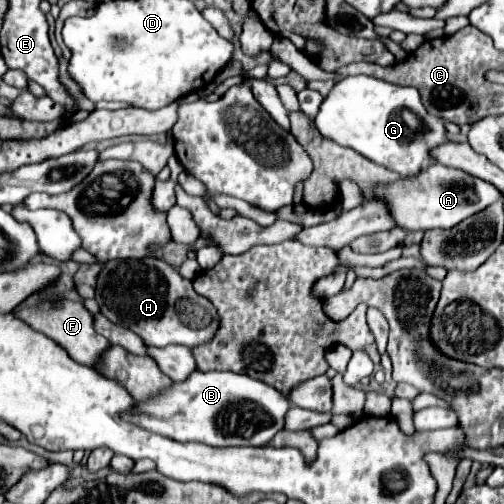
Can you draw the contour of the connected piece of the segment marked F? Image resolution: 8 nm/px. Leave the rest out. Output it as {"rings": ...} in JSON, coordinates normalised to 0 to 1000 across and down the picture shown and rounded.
{"rings":[[[125,597],[125,601],[113,601],[113,605],[81,601],[65,613],[42,613],[34,621],[34,629],[46,633],[69,657],[77,657],[77,661],[93,665],[97,673],[105,673],[109,681],[117,681],[141,704],[141,712],[149,712],[149,716],[157,716],[161,724],[173,724],[173,728],[192,728],[196,716],[200,716],[200,704],[220,688],[216,677],[188,657],[188,645],[185,645],[188,633],[165,609],[165,601],[149,601],[149,597]]]}

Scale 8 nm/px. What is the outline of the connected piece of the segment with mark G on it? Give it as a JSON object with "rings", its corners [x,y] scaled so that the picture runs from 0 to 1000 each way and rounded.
{"rings":[[[728,149],[665,165],[625,232],[625,248],[641,272],[704,296],[740,323],[792,343],[800,355],[827,351],[839,339],[839,323],[843,331],[867,323],[855,300],[891,280],[883,240],[843,216],[827,177]]]}

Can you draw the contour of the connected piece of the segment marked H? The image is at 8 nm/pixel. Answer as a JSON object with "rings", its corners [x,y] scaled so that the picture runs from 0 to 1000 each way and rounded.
{"rings":[[[315,510],[284,518],[212,518],[192,554],[188,597],[200,621],[232,645],[272,661],[296,688],[411,685],[435,657],[435,621],[415,593],[387,581],[375,554],[359,550]]]}

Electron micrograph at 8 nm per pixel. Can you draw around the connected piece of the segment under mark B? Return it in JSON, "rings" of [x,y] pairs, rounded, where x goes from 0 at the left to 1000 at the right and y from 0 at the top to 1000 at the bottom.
{"rings":[[[387,736],[375,756],[343,760],[315,796],[272,800],[272,812],[244,819],[244,827],[359,879],[391,875],[415,887],[458,887],[526,883],[565,847],[565,823],[573,812],[577,796],[569,784],[514,752],[490,748],[486,740]]]}

